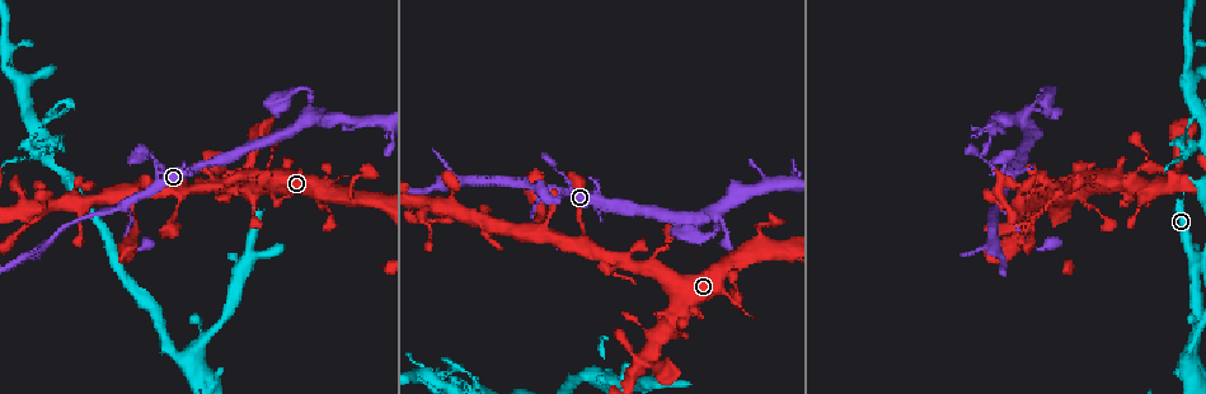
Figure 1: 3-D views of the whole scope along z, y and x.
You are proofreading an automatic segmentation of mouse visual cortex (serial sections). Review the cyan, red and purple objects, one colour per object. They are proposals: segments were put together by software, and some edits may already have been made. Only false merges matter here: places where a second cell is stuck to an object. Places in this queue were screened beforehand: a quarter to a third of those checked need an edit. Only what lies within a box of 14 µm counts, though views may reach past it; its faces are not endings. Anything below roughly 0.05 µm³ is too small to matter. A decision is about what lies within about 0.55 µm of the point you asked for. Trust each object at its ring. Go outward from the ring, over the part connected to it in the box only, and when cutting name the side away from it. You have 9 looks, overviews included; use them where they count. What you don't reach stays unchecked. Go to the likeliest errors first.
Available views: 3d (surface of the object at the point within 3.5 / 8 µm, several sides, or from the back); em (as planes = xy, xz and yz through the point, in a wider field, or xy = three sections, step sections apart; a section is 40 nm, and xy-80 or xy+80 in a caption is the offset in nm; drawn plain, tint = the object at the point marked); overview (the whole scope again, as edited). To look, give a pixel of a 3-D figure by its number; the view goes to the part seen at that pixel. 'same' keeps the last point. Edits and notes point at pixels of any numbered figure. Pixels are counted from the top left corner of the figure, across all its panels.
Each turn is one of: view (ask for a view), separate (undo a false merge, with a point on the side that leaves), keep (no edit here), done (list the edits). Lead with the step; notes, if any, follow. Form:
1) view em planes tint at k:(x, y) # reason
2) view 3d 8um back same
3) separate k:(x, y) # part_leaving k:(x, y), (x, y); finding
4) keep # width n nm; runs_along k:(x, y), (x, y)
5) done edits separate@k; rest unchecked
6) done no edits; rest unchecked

view 3d 3.5um at 1:(997, 206) # side arm on a straight run

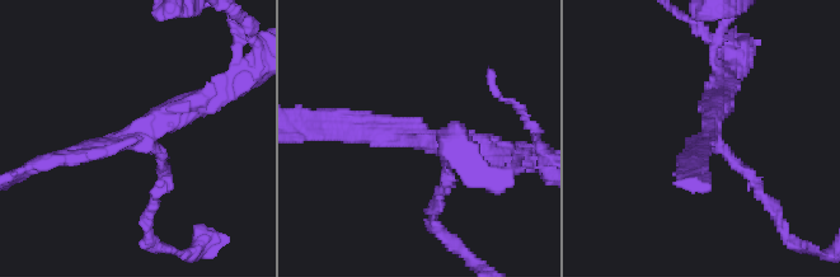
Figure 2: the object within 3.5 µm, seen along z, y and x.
view em xy step 3 tint at 2:(715, 126) # arms 3; arm_widths 150, 250, 300 nm; shape alone is not enough

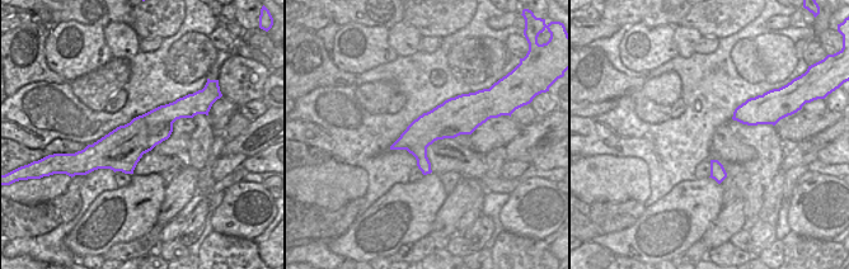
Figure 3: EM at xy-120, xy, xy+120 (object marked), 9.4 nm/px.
separate 2:(154, 197) # a second cell is stuck on

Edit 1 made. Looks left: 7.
view 3d 8um at 1:(196, 349) # sharp bend

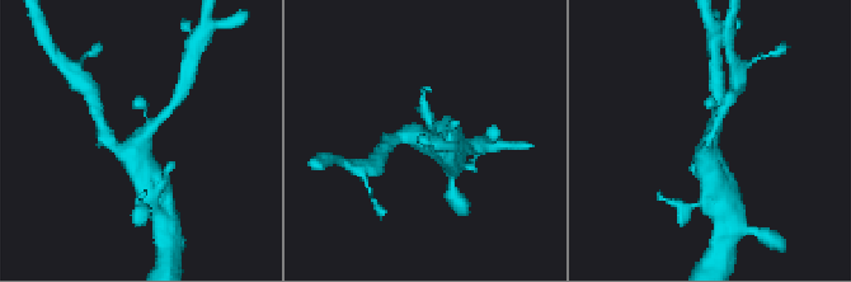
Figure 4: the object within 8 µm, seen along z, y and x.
view em xy step 3 tint at 4:(137, 144) # arms 3; arm_widths 250, 350, 500 nm

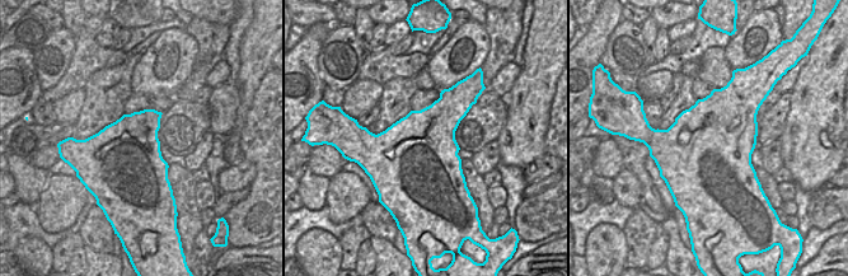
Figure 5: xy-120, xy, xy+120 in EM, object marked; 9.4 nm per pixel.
keep # width 800 nm; runs_along 4:(156, 122), (131, 149), (102, 130); one cell here

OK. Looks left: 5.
view 3d 3.5um at 1:(653, 266) # sudden change in width

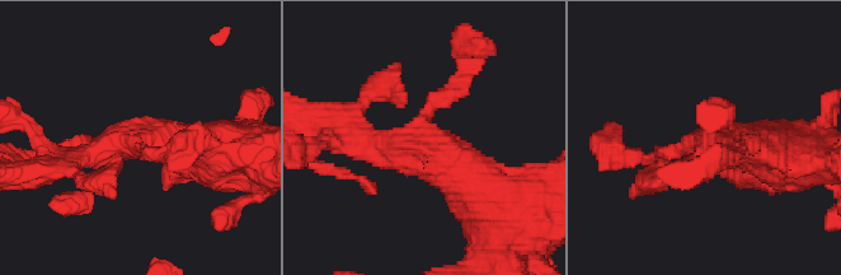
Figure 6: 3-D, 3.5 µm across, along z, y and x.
view em xy step 5 tint at 6:(425, 150) # arms 3; arm_widths 200, 300, 500 nm; need the tissue

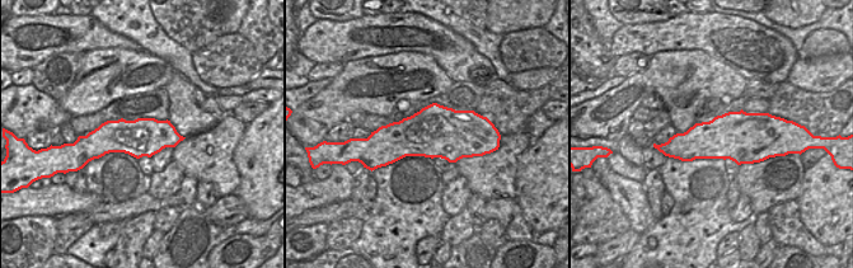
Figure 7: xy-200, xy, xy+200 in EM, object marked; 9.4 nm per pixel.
keep # width 500 nm; runs_along 6:(497, 194), (427, 148), (344, 135); one cell here

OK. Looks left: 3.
view 3d 3.5um at 1:(414, 211) # thick turns thin

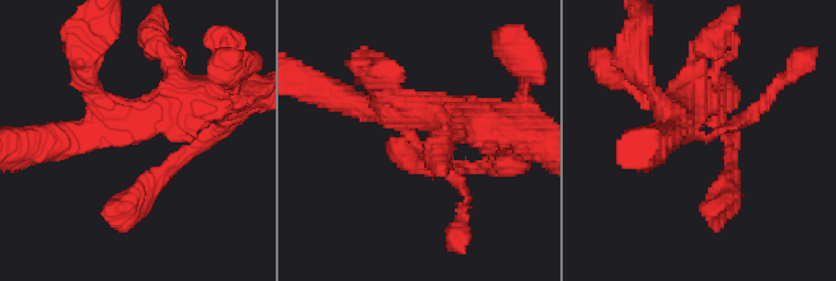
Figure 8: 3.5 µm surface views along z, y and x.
view em xy step 1 tint at 8:(715, 136) # need the tissue

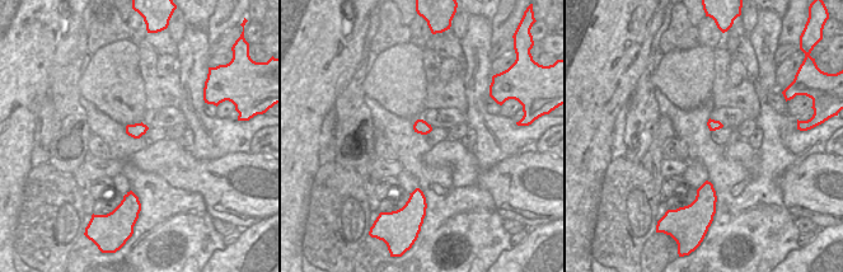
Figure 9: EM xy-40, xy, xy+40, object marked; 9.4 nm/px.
view em xy step 5 tint same

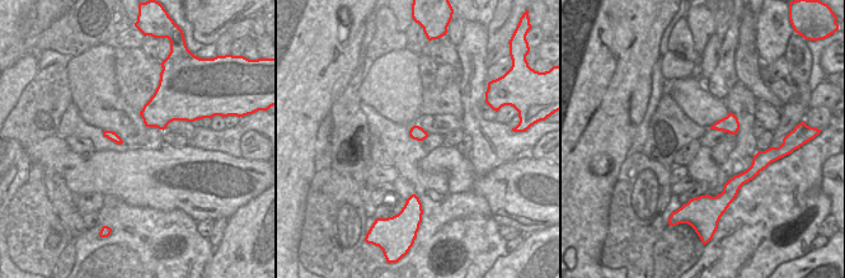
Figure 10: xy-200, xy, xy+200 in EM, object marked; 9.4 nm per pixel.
keep # runs_along 8:(446, 116), (463, 204); all the same cell

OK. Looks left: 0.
done edits separate@2; rest unchecked

